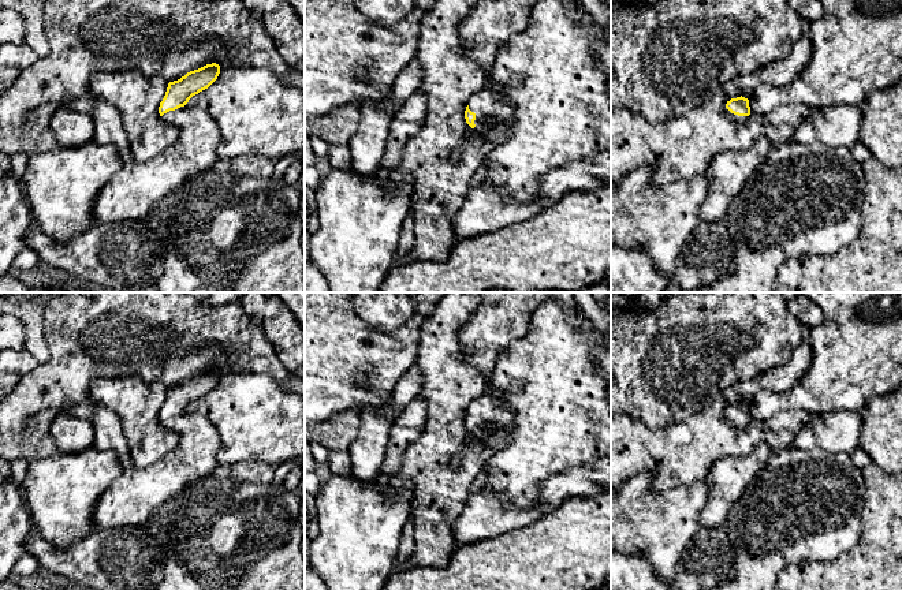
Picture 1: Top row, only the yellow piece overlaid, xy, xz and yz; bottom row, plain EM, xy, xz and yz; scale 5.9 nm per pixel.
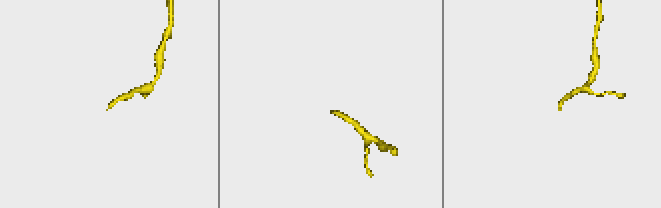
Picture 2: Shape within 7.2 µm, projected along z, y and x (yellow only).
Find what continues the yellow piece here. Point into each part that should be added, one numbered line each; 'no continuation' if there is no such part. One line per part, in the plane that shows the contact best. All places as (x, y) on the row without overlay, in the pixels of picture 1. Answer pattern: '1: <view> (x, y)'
1: xy (137, 493)

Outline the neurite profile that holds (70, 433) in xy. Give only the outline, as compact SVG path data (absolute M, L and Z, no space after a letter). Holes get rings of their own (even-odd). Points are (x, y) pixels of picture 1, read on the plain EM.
M67 411L56 414L49 432L62 452L81 452L94 442L92 422Z

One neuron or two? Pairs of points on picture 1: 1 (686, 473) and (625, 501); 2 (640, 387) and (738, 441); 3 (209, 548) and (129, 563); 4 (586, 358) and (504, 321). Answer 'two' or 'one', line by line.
1: two
2: two
3: two
4: two

